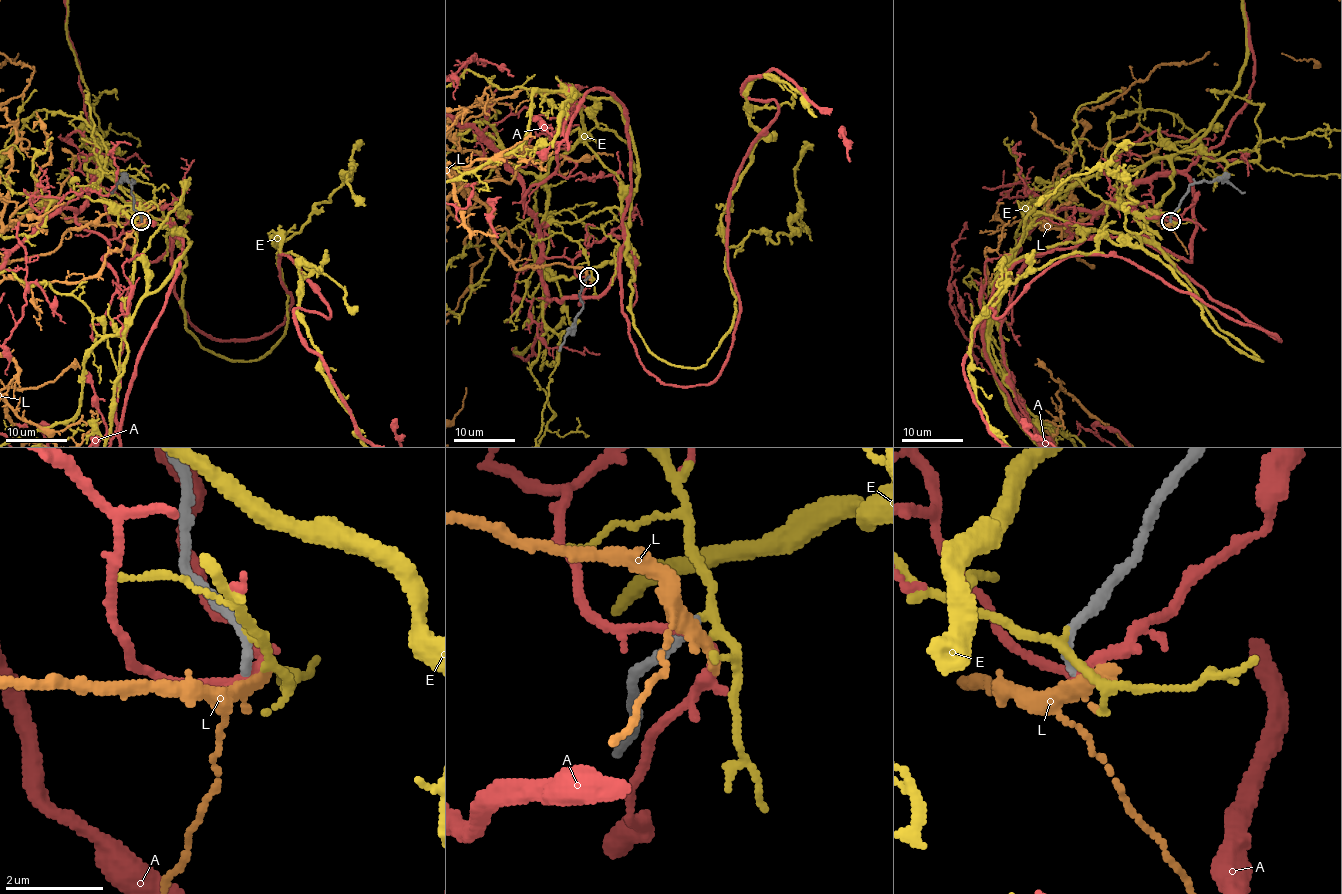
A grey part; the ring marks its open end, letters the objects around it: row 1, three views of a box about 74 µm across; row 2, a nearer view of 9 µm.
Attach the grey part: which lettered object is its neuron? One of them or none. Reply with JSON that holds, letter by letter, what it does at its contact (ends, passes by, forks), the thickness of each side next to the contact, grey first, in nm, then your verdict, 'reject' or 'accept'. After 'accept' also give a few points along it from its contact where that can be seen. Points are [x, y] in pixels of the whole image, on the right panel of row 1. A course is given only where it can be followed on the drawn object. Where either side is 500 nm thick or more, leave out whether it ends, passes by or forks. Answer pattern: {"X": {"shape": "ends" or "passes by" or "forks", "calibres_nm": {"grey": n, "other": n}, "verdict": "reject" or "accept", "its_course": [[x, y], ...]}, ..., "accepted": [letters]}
{"A": {"shape": "passes by", "calibres_nm": {"grey": 190, "other": 160}, "verdict": "reject"}, "E": {"shape": "passes by", "calibres_nm": {"grey": 260, "other": 140}, "verdict": "reject"}, "L": {"shape": "passes by", "calibres_nm": {"grey": 190, "other": 280}, "verdict": "reject"}, "accepted": []}

